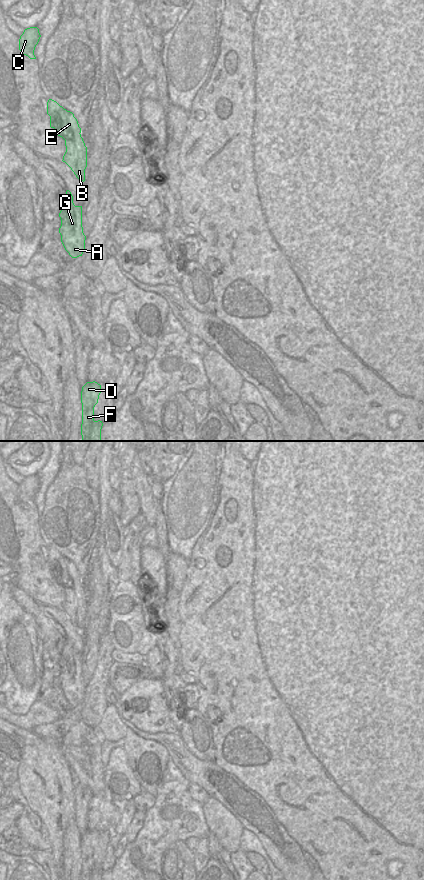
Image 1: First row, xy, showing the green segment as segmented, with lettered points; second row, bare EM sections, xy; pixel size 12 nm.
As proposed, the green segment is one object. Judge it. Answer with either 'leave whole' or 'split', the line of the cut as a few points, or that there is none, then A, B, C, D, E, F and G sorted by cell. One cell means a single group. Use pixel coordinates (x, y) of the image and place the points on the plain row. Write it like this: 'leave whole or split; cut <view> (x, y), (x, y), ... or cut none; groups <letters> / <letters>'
split; cut xy (79, 581), (74, 581), (65, 588); groups A C D E F G / B

